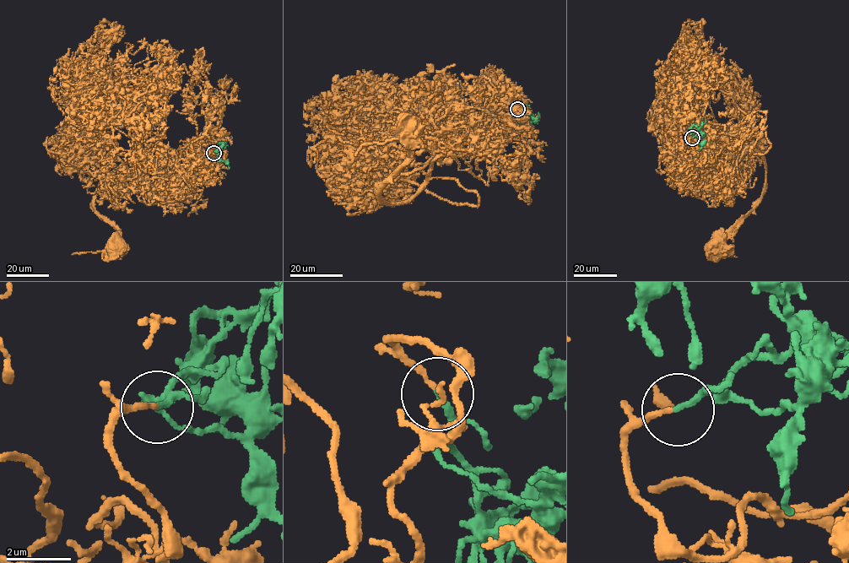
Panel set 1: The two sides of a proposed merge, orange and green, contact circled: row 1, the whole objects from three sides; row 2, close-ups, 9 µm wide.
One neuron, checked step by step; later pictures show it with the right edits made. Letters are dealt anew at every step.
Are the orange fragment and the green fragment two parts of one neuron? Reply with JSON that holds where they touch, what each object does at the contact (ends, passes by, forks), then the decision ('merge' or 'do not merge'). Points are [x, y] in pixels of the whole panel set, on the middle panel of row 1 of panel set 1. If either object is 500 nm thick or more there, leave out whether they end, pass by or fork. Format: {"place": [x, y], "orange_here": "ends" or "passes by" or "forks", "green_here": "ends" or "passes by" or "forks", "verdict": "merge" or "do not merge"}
{"place": [517, 109], "orange_here": "ends", "green_here": "ends", "verdict": "merge"}

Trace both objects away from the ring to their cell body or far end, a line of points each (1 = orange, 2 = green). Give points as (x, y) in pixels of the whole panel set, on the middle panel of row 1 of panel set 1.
1: (517, 109), (502, 138), (478, 155), (439, 154), (425, 184), (390, 203), (381, 187), (410, 157), (402, 127)
2: (517, 109), (521, 119), (527, 119), (531, 112), (524, 110)

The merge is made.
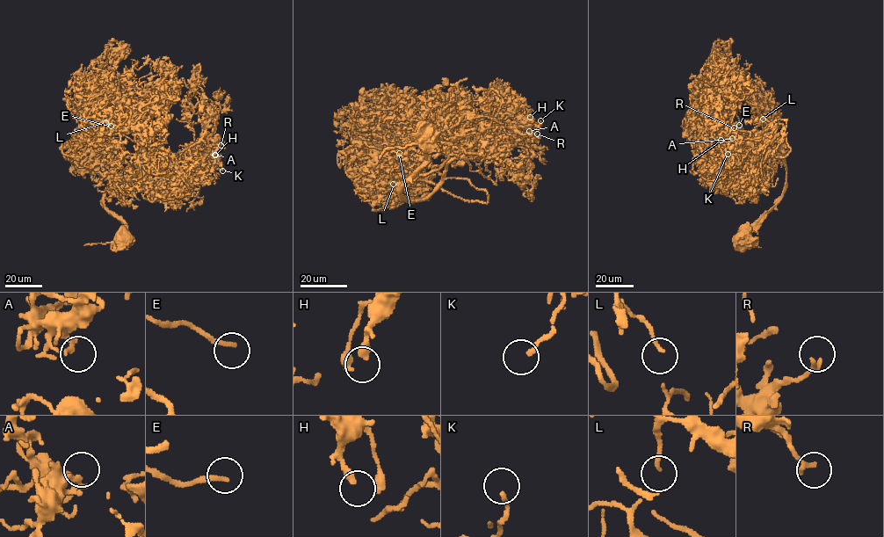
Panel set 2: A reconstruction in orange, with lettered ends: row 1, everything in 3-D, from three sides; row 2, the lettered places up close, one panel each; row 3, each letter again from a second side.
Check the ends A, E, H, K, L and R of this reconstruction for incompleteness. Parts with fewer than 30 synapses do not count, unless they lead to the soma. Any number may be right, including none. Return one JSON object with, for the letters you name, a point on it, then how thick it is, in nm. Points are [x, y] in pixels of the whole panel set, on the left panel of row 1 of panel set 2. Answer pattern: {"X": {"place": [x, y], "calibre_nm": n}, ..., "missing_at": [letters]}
{"E": {"place": [111, 126], "calibre_nm": 180}, "L": {"place": [105, 122], "calibre_nm": 110}, "missing_at": ["E", "L"]}

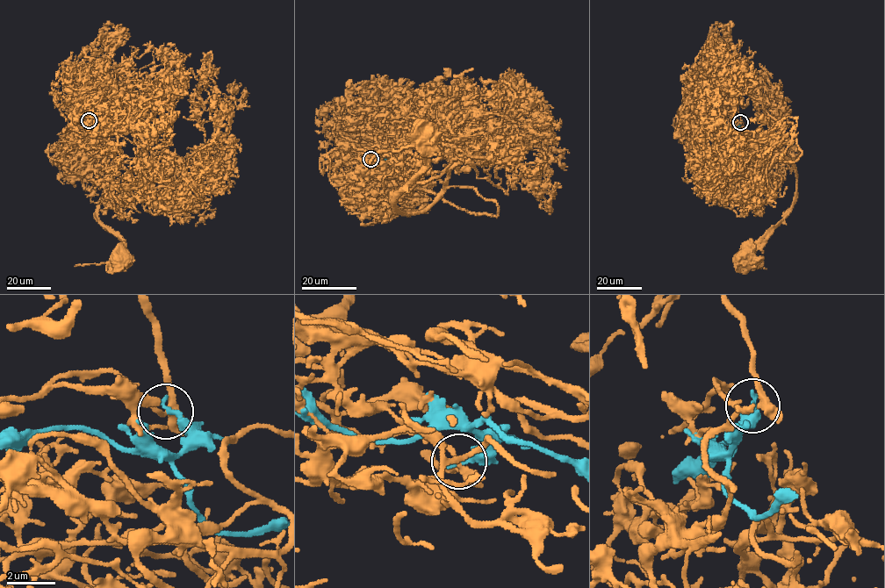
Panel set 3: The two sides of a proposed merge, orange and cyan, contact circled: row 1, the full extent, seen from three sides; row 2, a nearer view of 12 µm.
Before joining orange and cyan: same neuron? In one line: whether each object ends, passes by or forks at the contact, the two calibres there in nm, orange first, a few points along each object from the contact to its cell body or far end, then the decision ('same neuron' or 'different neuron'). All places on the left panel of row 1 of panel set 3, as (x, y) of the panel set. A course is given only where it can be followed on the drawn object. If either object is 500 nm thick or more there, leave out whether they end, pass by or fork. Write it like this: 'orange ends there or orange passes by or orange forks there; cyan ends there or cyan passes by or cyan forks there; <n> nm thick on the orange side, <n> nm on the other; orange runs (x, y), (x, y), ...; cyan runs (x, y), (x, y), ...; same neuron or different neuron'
orange forks there; cyan ends there; 240 nm thick on the orange side, 280 nm on the other; orange runs (89, 120), (74, 124), (134, 176), (141, 170), (116, 180), (100, 205), (99, 222), (123, 242), (116, 260); cyan runs (89, 120), (89, 125), (75, 122), (71, 126); different neuron

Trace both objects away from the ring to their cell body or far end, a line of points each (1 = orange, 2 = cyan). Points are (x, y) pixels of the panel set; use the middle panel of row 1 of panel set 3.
1: (371, 160), (351, 147), (435, 175), (442, 194), (426, 209), (407, 213), (395, 203), (427, 165), (418, 133)
2: (370, 159), (372, 155), (357, 156), (348, 151)

